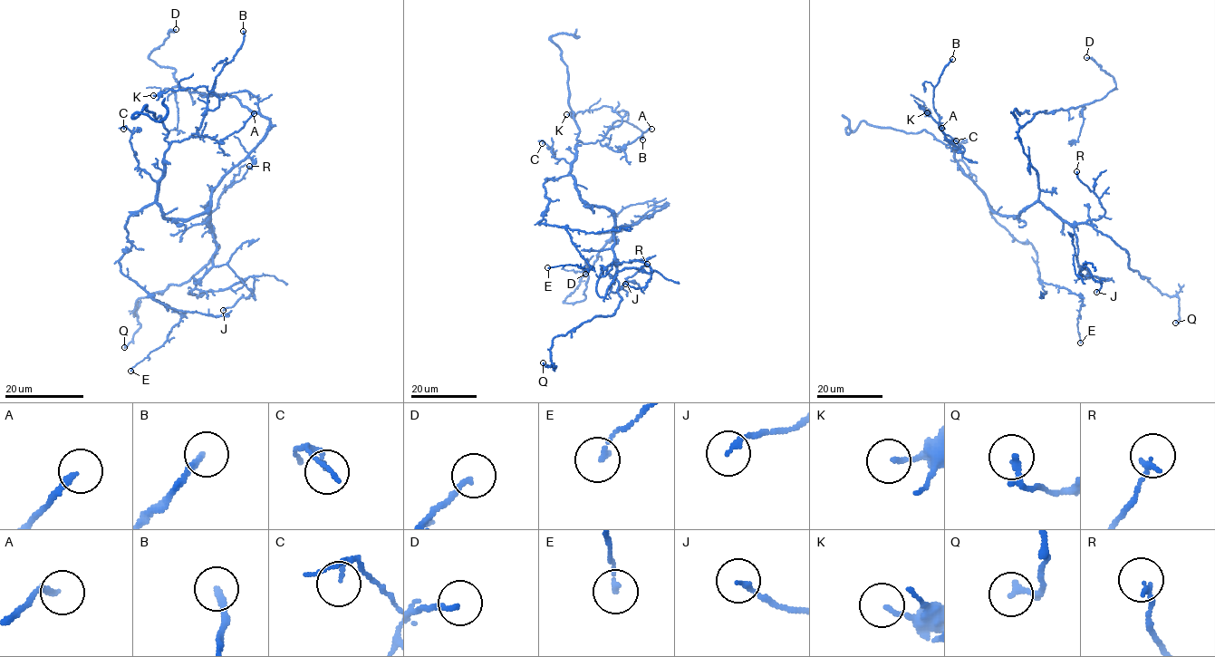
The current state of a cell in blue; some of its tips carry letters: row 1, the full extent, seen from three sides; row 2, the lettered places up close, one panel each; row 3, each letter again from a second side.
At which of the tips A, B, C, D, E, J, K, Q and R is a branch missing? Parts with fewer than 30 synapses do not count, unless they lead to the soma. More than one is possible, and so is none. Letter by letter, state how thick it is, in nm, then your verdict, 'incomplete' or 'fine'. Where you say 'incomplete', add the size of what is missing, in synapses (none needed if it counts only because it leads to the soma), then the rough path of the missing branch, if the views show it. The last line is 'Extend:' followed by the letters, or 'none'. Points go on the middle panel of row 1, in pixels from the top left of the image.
A: calibre 180 nm; fine
B: calibre 200 nm; fine
C: calibre 130 nm; fine
D: calibre 160 nm; fine
E: calibre 160 nm; fine
J: calibre 160 nm; fine
K: calibre 130 nm; fine
Q: calibre 240 nm; fine
R: calibre 170 nm; fine
Extend: none

